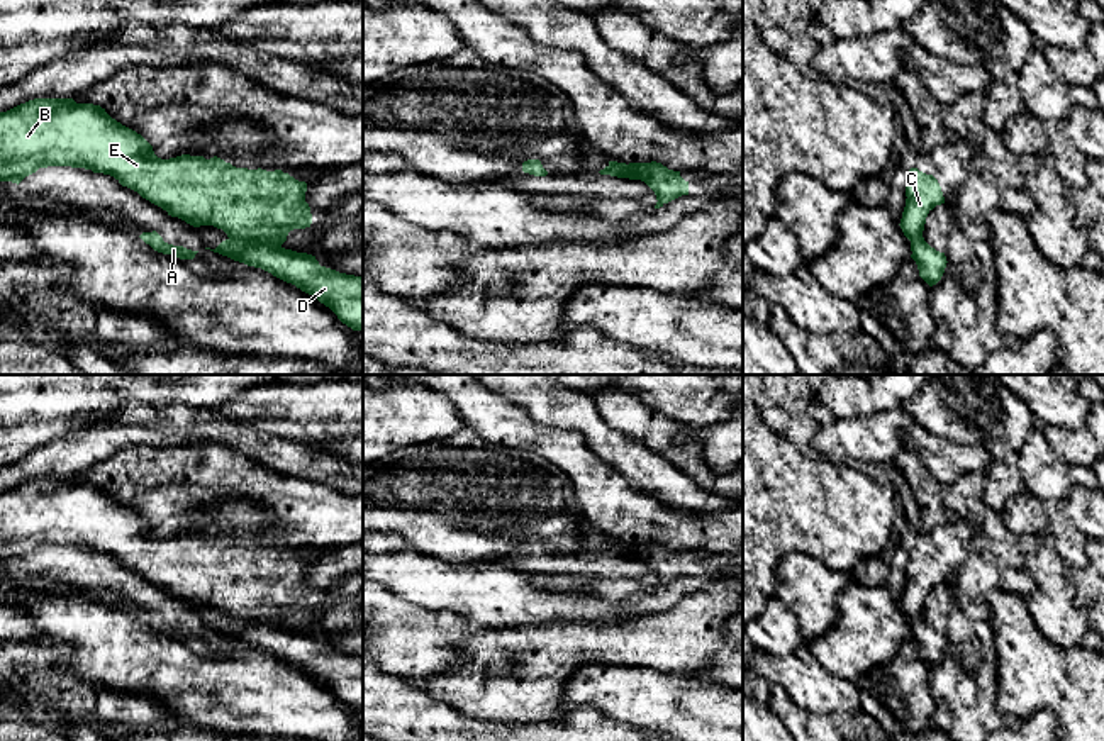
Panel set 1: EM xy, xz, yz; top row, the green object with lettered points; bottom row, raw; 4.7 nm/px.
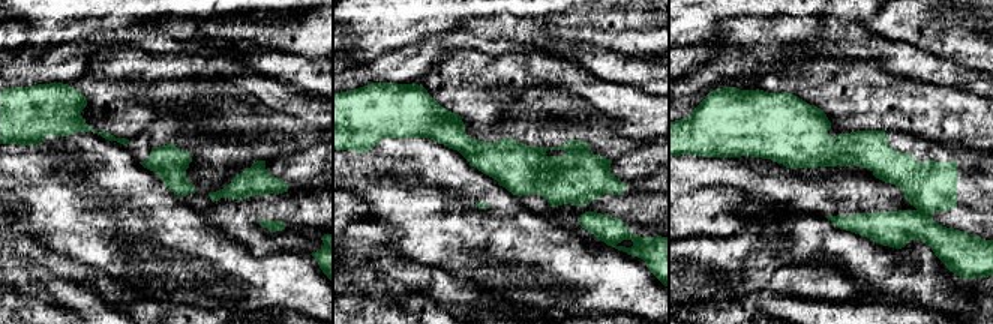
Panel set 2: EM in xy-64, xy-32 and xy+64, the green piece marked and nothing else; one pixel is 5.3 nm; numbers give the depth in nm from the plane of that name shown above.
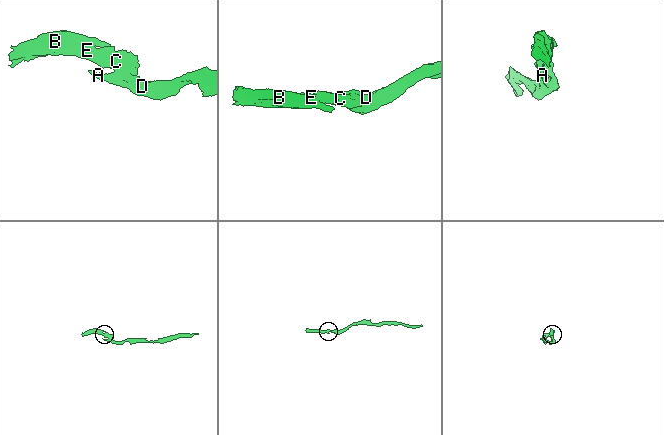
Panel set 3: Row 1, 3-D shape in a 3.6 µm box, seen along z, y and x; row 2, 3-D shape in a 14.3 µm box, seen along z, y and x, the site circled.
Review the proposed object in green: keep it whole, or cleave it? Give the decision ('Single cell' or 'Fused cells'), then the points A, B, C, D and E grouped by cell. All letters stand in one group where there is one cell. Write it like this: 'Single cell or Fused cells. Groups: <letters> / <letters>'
Fused cells. Groups: A D / B C E

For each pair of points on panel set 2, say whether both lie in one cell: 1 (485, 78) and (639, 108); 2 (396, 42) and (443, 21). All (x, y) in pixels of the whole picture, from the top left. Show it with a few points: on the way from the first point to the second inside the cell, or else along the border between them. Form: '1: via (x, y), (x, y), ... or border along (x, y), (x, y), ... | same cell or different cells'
1: via (524, 72), (563, 72), (600, 93) | same cell
2: via (408, 35), (431, 26) | same cell

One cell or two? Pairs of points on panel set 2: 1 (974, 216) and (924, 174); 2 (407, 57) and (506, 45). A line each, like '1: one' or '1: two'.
1: one
2: one

